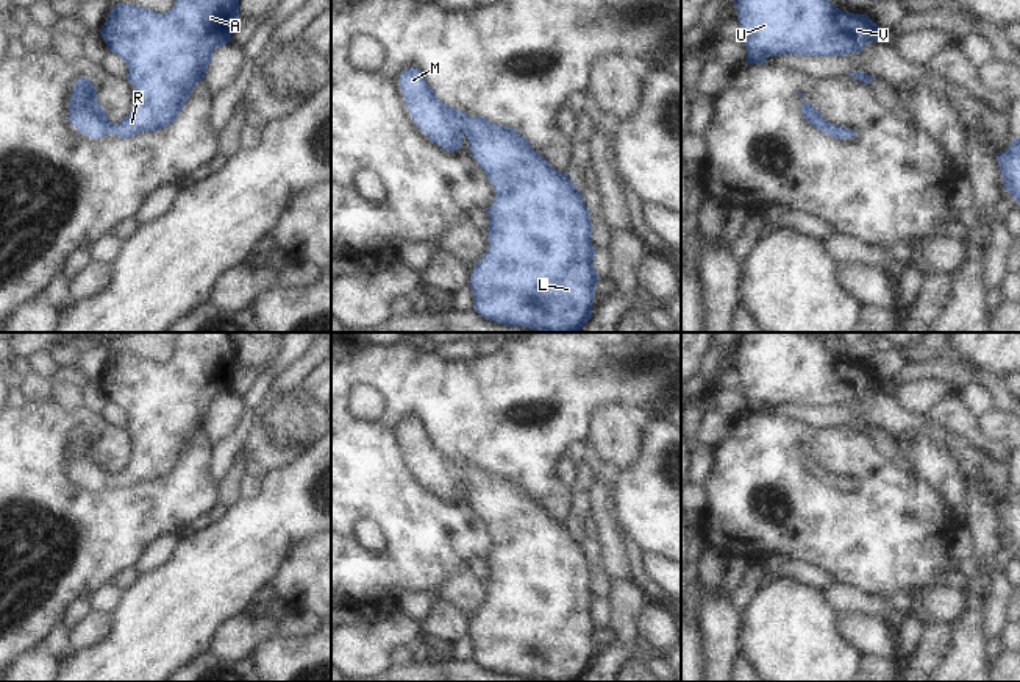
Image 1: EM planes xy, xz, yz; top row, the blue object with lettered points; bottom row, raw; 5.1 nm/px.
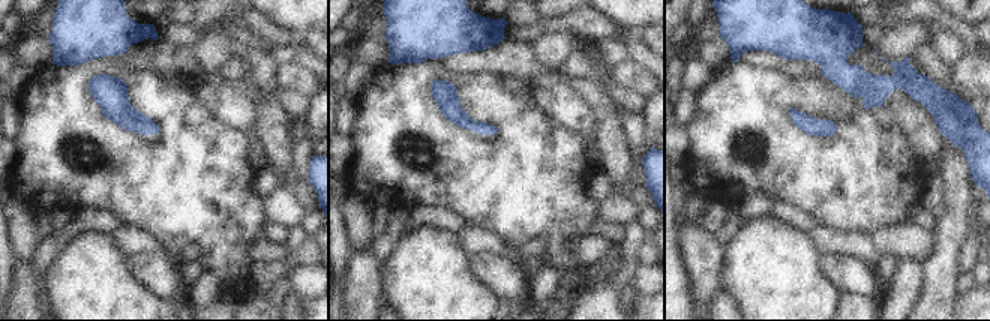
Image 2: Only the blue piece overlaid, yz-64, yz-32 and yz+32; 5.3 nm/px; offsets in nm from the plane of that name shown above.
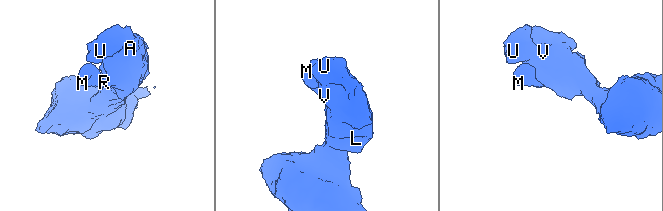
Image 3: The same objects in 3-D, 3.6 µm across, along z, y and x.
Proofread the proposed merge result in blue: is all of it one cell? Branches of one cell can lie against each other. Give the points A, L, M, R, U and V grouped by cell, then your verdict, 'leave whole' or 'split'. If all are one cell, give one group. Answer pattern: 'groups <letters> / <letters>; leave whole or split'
groups A L M R U V; leave whole

